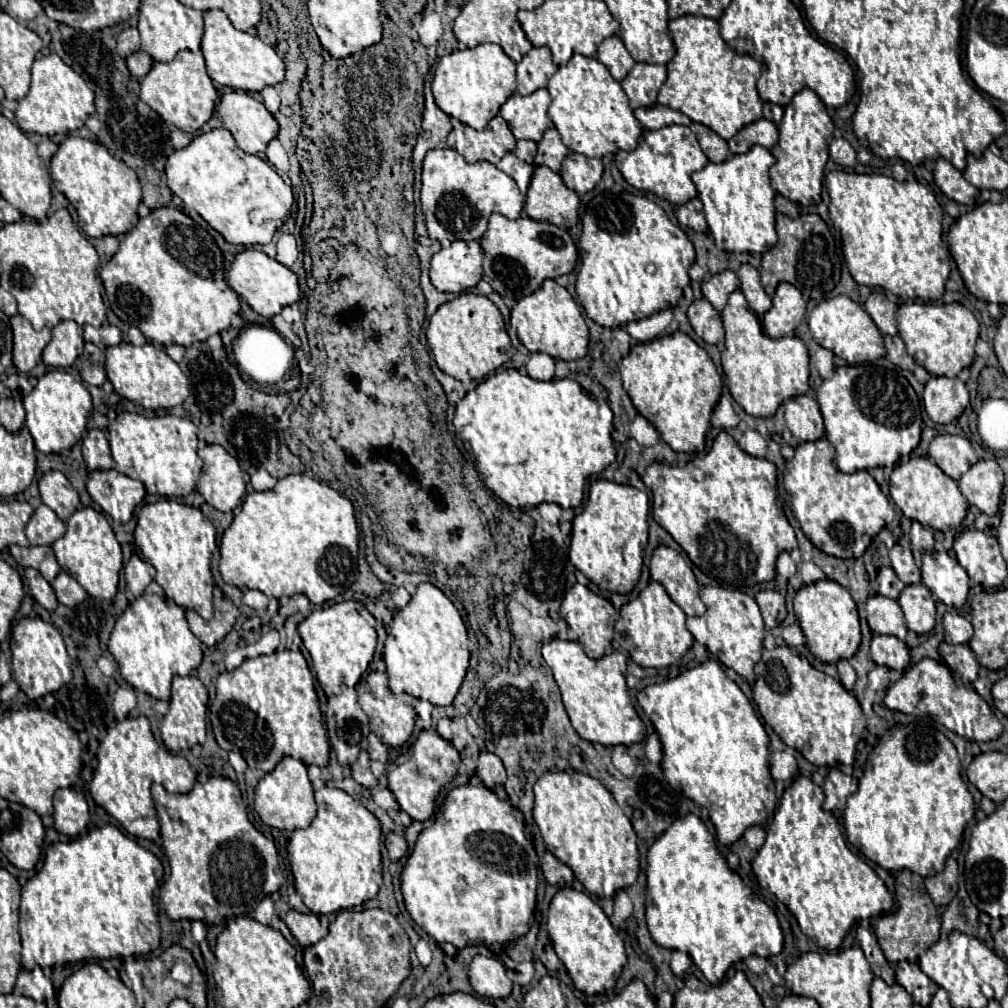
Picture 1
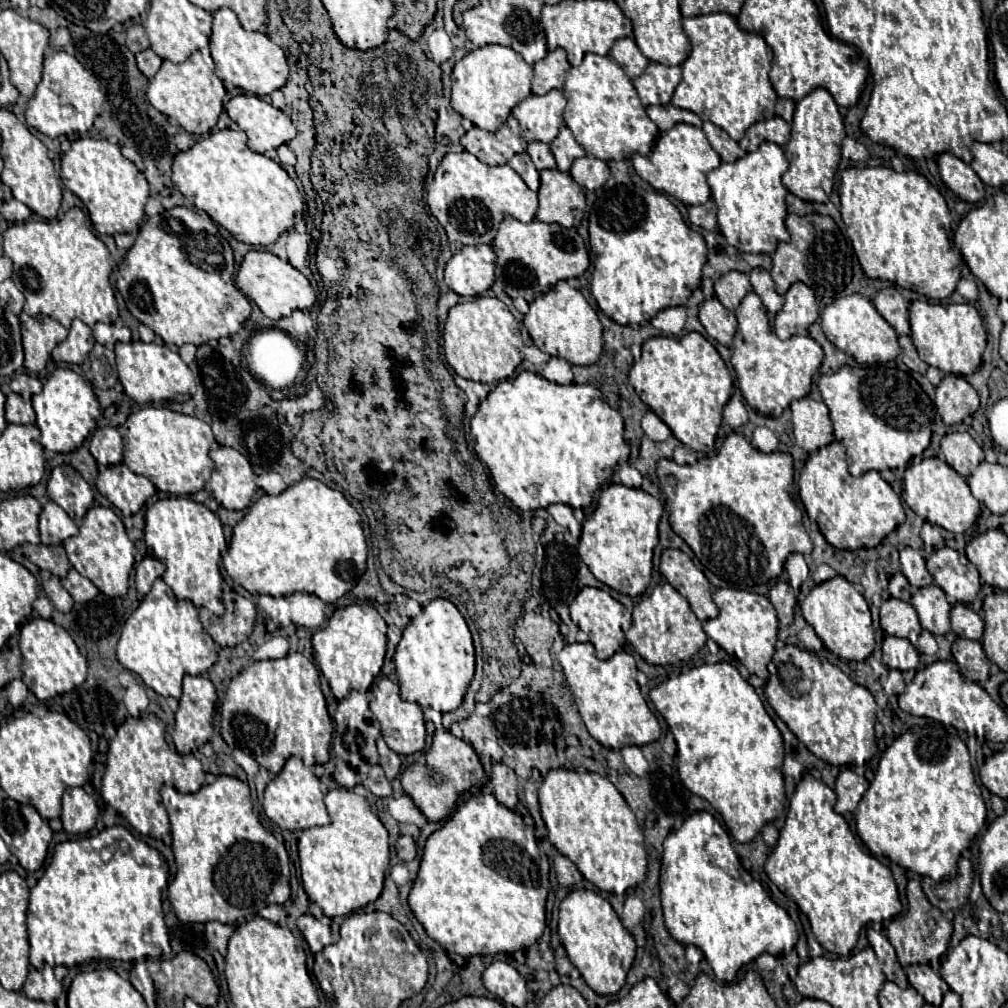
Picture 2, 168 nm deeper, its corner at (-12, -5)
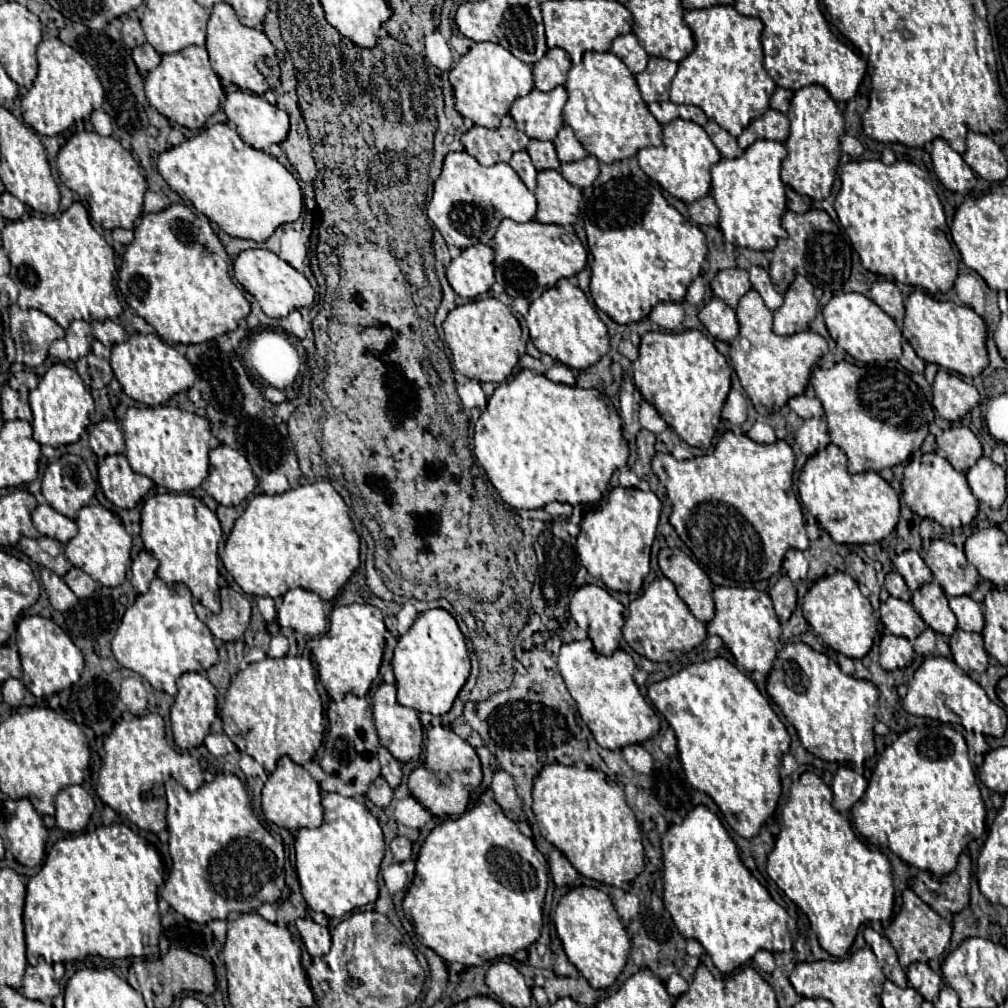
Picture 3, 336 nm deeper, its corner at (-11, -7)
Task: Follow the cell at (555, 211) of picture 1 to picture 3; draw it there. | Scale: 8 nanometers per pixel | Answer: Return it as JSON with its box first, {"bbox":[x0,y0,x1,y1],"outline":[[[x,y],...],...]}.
{"bbox":[534,169,582,225],"outline":[[[546,169],[538,173],[538,187],[534,191],[538,199],[538,211],[534,215],[540,223],[574,225],[578,219],[578,207],[582,191],[570,185],[558,171]]]}

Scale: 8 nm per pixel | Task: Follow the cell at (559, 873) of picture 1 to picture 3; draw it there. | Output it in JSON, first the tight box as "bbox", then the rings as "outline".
{"bbox":[548,849,578,887],"outline":[[[552,849],[550,857],[548,857],[548,863],[550,863],[550,875],[552,875],[552,881],[562,887],[562,885],[572,885],[572,881],[578,877],[578,871],[570,865],[570,861],[564,857],[562,851],[558,849]]]}

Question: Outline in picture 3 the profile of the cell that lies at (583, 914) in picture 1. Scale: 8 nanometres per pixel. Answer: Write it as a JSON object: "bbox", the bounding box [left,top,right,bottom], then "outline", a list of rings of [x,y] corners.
{"bbox":[554,887,630,989],"outline":[[[574,887],[560,897],[554,911],[554,925],[570,963],[576,965],[586,981],[594,989],[610,987],[622,973],[630,953],[626,927],[620,921],[610,897],[596,887]]]}

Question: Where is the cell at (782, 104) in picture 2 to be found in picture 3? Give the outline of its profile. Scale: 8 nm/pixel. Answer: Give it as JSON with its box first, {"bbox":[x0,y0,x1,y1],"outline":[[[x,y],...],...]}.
{"bbox":[770,87,792,113],"outline":[[[778,87],[776,91],[774,91],[774,95],[772,95],[772,99],[770,99],[770,107],[772,109],[778,109],[778,111],[782,111],[782,113],[786,113],[788,111],[788,107],[790,107],[790,99],[792,99],[792,91],[790,89],[782,89],[782,87]]]}

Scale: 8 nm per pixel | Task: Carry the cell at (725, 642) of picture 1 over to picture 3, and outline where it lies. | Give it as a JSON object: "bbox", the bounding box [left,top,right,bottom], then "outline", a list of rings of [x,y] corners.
{"bbox":[706,587,782,675],"outline":[[[716,587],[714,603],[716,603],[716,615],[706,625],[708,633],[722,637],[726,647],[732,651],[736,663],[740,667],[744,667],[746,671],[758,671],[764,675],[770,673],[772,663],[776,659],[774,641],[780,639],[780,635],[782,635],[770,595],[764,591],[758,591],[758,589]]]}

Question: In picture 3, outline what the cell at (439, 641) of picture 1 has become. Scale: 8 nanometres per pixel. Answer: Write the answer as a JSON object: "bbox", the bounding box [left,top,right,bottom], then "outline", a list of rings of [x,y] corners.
{"bbox":[392,609,470,715],"outline":[[[444,609],[420,613],[408,633],[398,639],[392,669],[396,675],[398,705],[412,707],[416,711],[428,711],[432,715],[448,713],[458,691],[470,675],[470,657],[456,619]]]}

